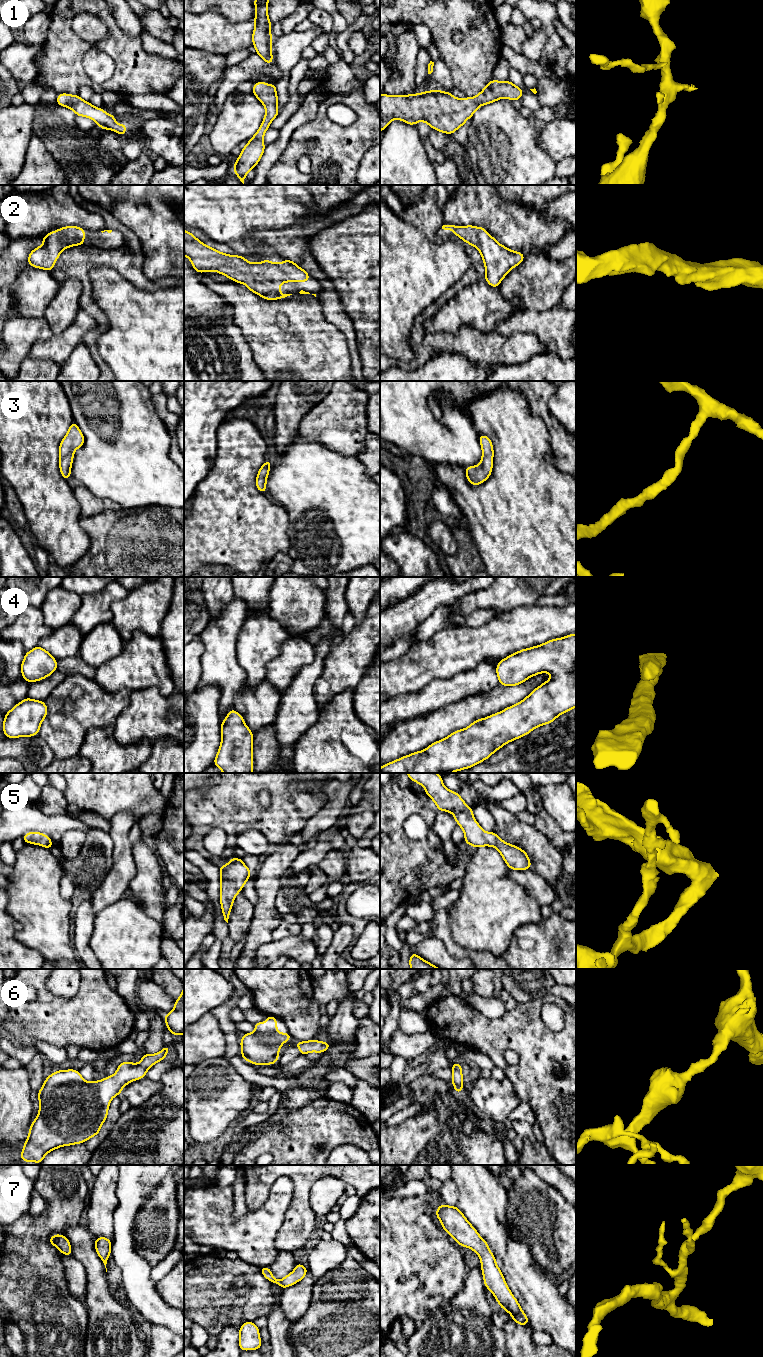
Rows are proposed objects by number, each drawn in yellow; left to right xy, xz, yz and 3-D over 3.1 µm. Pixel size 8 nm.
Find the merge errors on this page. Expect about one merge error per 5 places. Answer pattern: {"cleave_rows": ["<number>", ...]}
{"cleave_rows": []}

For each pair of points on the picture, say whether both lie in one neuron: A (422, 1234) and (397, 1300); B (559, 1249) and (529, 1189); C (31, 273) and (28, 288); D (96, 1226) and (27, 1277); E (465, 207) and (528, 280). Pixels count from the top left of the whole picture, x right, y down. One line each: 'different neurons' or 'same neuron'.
A: same neuron
B: same neuron
C: same neuron
D: different neurons
E: different neurons

